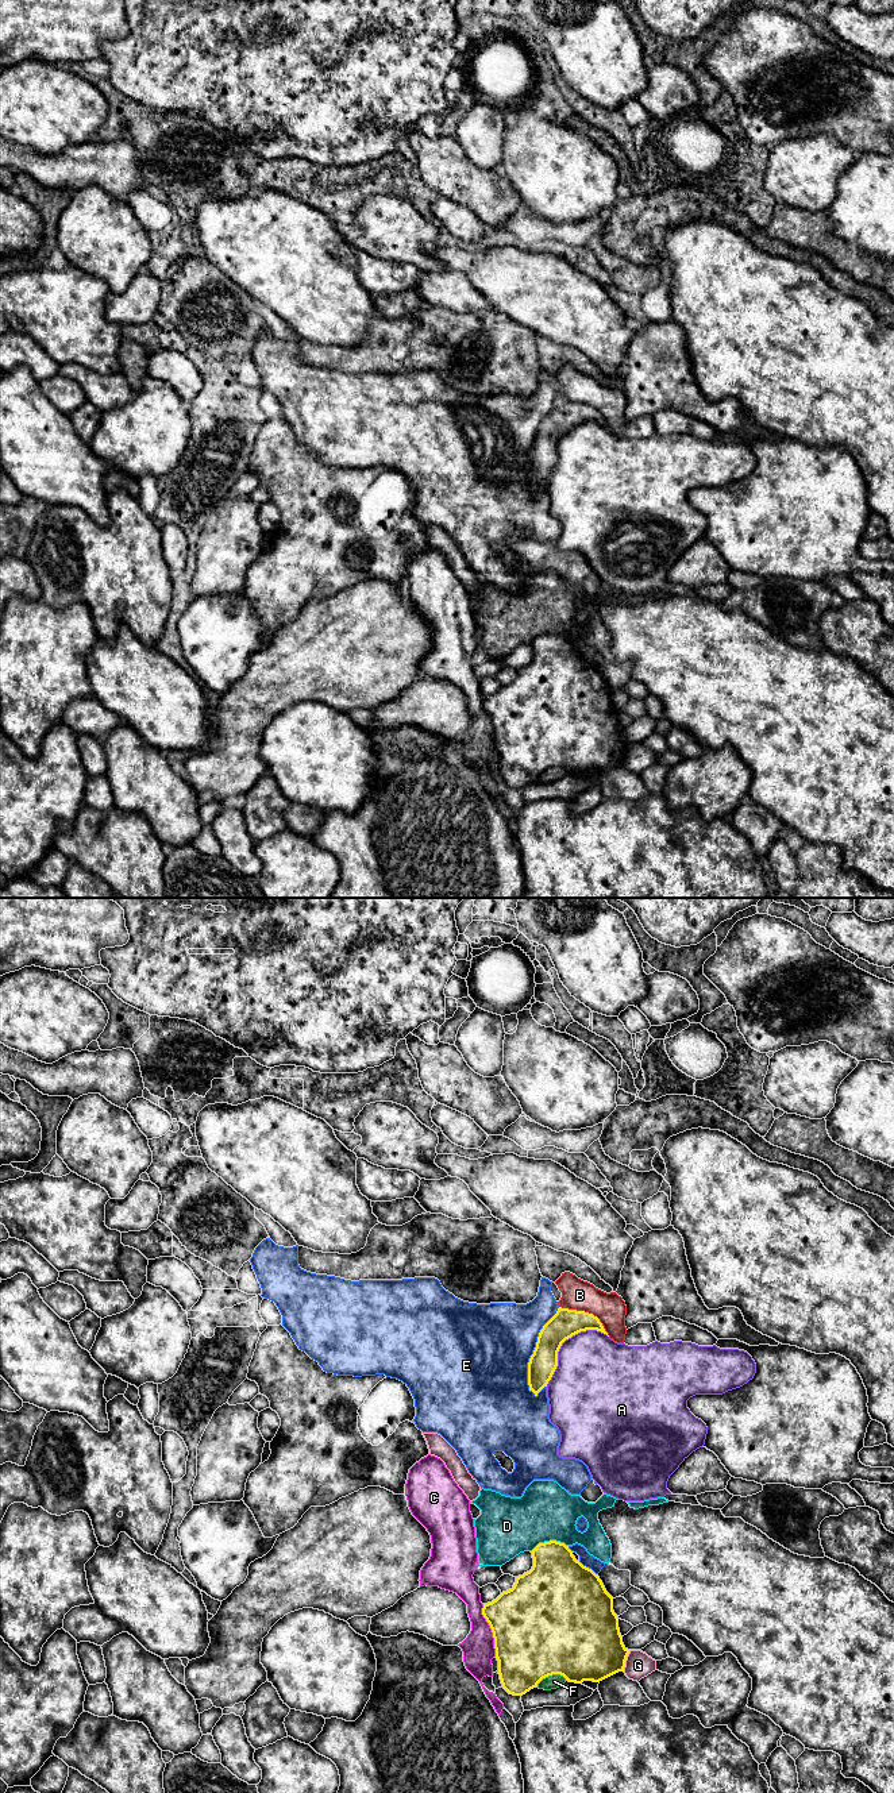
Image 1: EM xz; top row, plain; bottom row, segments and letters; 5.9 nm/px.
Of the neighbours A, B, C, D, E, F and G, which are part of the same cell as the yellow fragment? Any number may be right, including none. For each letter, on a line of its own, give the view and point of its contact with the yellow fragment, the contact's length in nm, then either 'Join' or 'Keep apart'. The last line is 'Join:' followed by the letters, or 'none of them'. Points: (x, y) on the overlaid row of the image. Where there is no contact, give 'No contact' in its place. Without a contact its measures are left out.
A: Touches yellow at xz (563, 1341). Shared border 480 nm. Keep apart
B: Touches yellow at xz (588, 1313). Shared border 360 nm. Keep apart
C: Touches yellow at xz (492, 1630). Shared border 320 nm. Keep apart
D: Touches yellow at xz (550, 1541). Shared border 220 nm. Keep apart
E: Touches yellow at xz (534, 1352). Shared border 550 nm. Keep apart
F: Touches yellow at xz (551, 1674). Shared border 190 nm. Keep apart
G: Touches yellow at xz (625, 1660). Shared border 140 nm. Keep apart
Join: none of them

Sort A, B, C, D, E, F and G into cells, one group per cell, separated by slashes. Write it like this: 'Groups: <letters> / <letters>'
Groups: A / B / C / D / E / F / G

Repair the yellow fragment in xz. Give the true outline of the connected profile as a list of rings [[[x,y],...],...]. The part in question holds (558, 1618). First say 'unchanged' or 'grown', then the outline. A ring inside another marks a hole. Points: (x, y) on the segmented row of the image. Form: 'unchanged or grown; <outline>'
unchanged; [[[556,1541],[539,1543],[531,1553],[532,1569],[516,1577],[512,1589],[502,1592],[482,1608],[482,1615],[493,1632],[502,1688],[509,1694],[523,1696],[552,1674],[560,1674],[569,1682],[582,1684],[600,1682],[624,1671],[631,1650],[623,1643],[619,1617],[613,1611],[613,1597],[606,1592],[598,1574],[577,1561],[569,1546]]]

